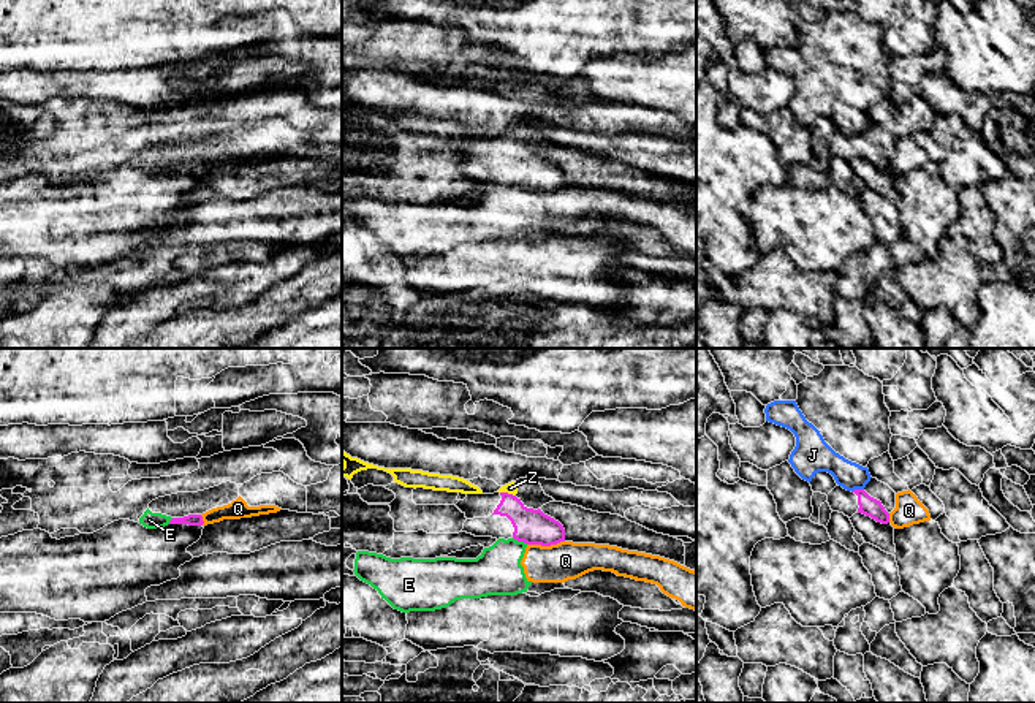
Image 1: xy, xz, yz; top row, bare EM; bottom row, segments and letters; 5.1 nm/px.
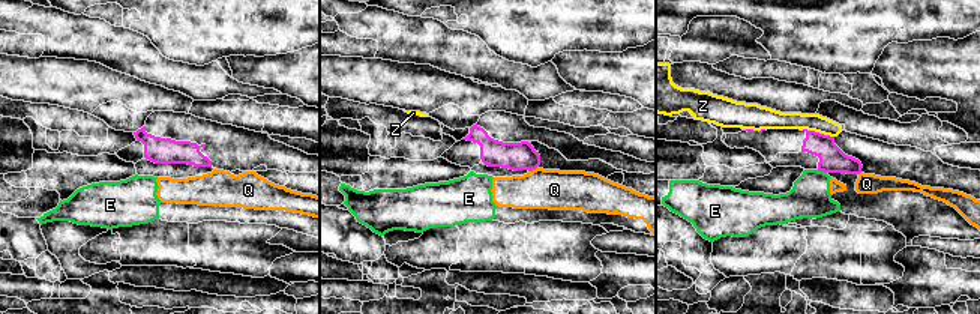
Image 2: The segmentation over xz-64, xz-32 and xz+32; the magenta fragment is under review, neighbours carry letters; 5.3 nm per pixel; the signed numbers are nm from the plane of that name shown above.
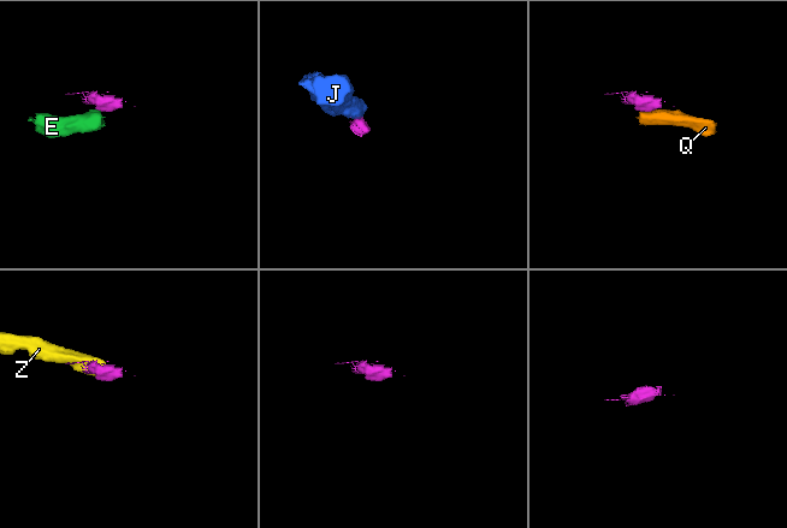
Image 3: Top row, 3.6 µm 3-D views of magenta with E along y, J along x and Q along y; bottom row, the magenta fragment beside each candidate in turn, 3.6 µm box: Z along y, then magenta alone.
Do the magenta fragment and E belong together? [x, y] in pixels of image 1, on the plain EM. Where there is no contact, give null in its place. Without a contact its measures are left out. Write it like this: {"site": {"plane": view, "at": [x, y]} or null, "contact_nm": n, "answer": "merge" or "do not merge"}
{"site": {"plane": "xz", "at": [521, 186]}, "contact_nm": 90, "answer": "do not merge"}

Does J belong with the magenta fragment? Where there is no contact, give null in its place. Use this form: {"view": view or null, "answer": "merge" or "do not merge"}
{"view": "yz", "answer": "do not merge"}

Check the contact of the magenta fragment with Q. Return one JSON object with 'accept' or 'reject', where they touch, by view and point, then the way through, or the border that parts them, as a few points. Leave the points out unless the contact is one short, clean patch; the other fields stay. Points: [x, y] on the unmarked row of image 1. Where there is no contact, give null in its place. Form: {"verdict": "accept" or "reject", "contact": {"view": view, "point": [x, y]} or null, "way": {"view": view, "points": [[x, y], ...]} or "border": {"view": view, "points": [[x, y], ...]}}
{"verdict": "reject", "contact": {"view": "xz", "point": [545, 190]}, "border": {"view": "xz", "points": [[564, 186], [554, 190], [527, 190]]}}

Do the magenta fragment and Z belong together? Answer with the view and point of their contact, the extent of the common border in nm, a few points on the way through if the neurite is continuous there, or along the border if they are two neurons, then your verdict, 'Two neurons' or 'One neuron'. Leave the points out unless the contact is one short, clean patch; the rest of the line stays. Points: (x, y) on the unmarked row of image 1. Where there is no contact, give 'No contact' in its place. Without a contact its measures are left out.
Touches magenta at xz (507, 138). Shared border 80 nm. Boundary: xz (500, 136), (515, 141). Two neurons

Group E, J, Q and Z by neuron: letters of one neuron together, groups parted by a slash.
E Q / J / Z

